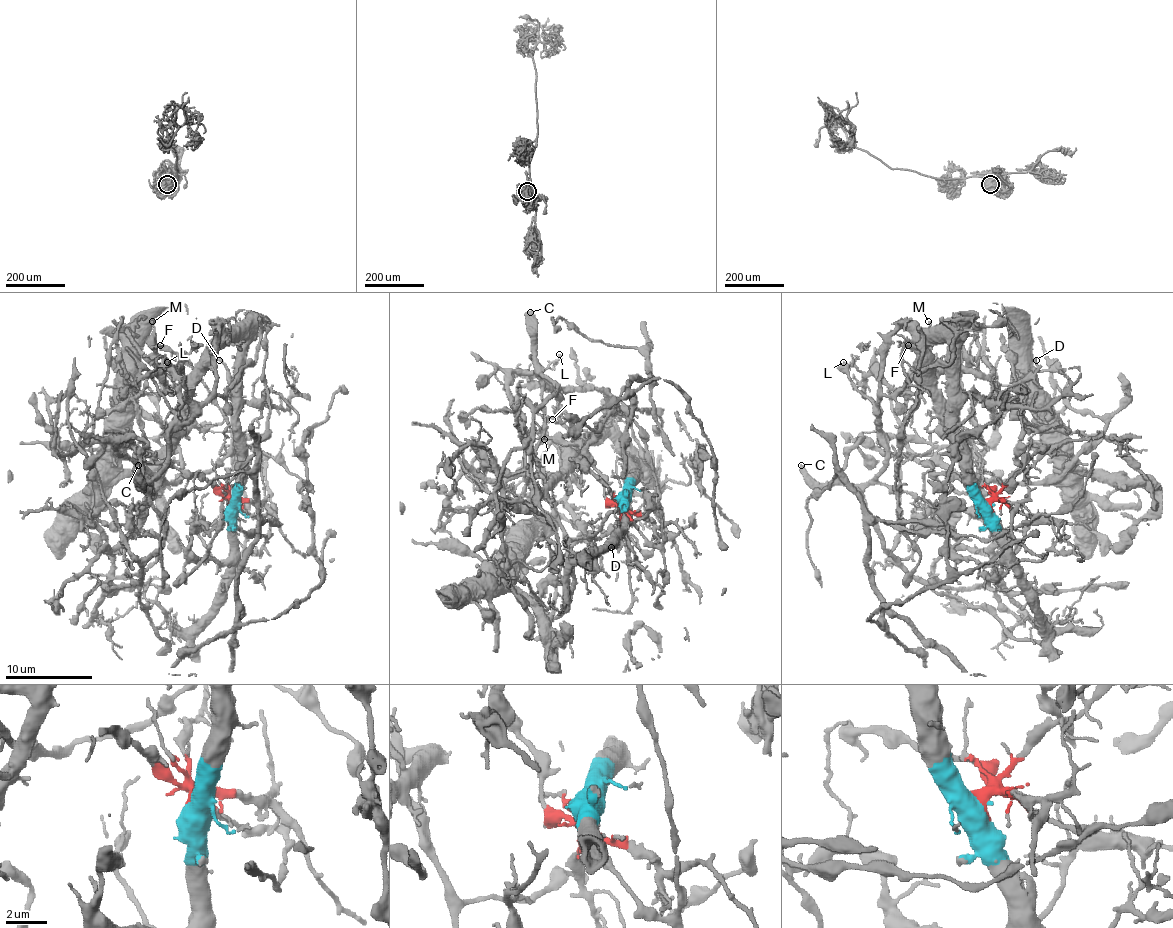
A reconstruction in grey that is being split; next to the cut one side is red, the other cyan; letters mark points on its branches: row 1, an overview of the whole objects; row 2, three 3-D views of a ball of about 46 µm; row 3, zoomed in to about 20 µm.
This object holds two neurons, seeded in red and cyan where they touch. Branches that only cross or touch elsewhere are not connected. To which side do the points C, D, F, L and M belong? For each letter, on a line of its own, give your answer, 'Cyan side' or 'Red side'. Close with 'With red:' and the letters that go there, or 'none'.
C: Red side
D: Cyan side
F: Cyan side
L: Cyan side
M: Cyan side
With red: C

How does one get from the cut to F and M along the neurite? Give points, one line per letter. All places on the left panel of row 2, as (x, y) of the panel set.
F: (230, 506), (239, 486), (239, 342), (219, 342), (189, 374), (180, 377), (152, 348), (160, 346)
M: (230, 506), (239, 486), (239, 342), (219, 342), (189, 374), (180, 377), (154, 344), (152, 322)

